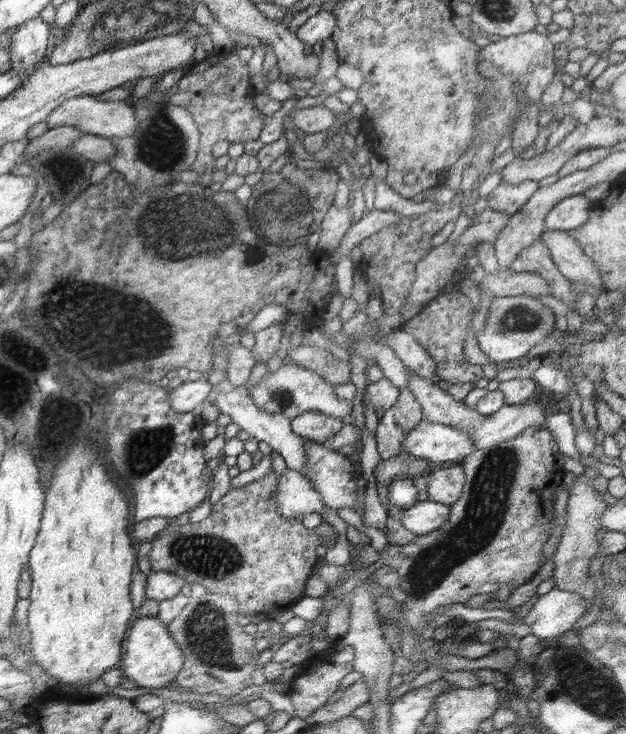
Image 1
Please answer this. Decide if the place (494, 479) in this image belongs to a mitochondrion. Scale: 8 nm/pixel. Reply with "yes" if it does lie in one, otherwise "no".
yes

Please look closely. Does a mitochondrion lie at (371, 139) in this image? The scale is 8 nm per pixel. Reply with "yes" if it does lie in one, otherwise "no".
no

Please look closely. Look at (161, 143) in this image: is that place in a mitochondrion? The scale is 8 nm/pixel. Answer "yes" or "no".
yes

